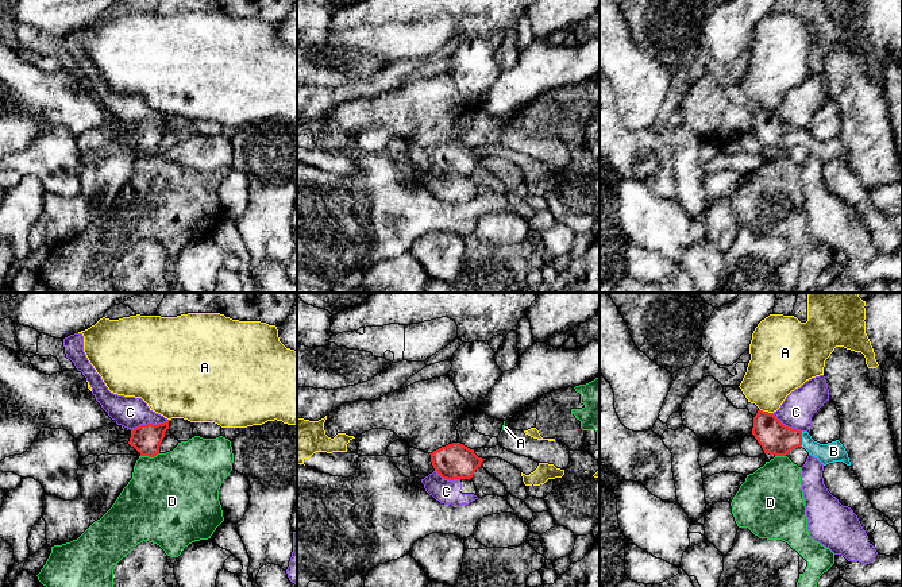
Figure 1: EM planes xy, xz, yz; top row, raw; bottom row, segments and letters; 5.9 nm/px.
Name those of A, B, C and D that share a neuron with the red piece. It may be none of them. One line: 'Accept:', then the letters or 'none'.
Accept: B

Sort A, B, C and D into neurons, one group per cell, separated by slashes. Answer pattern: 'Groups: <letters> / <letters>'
Groups: A / B / C / D

